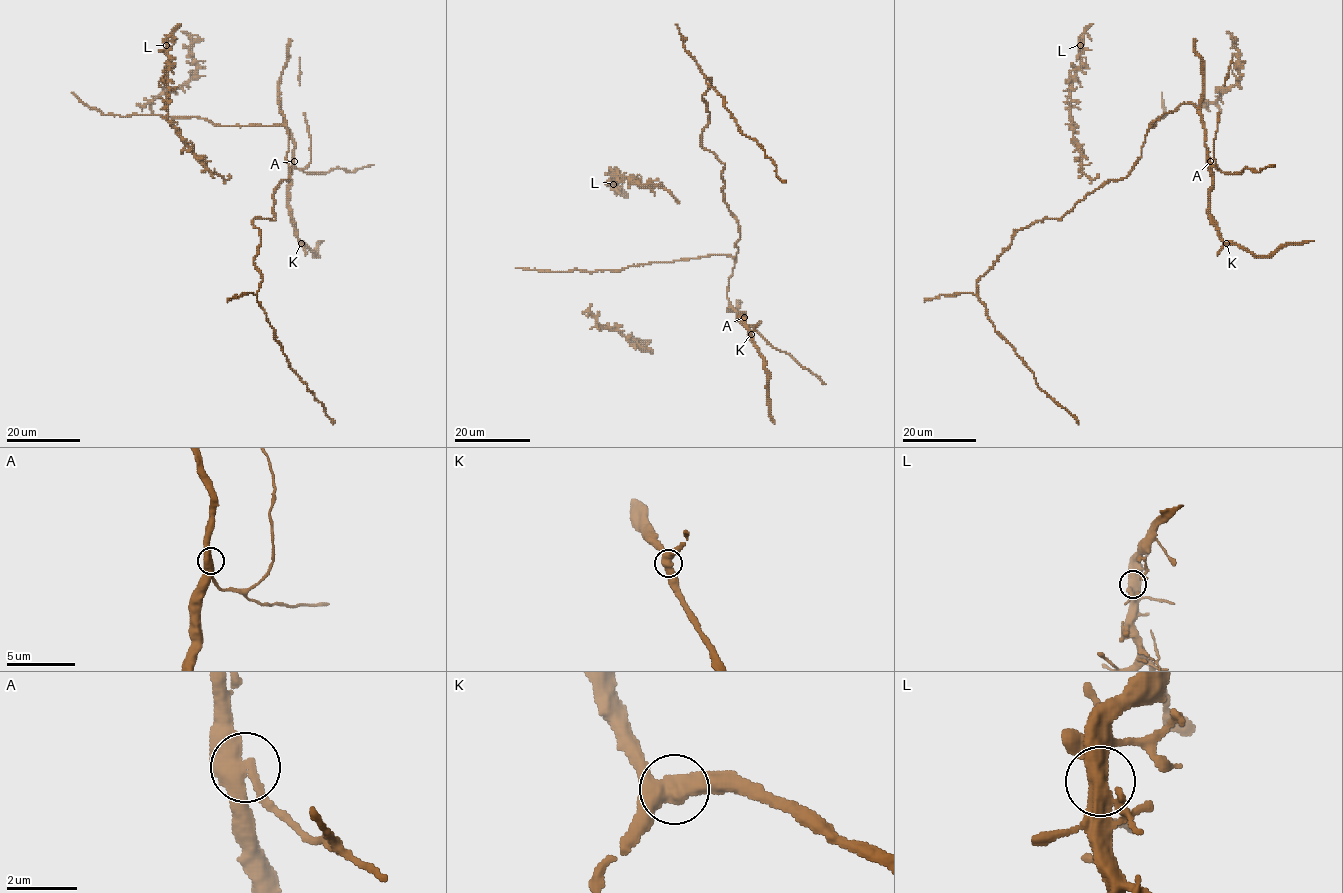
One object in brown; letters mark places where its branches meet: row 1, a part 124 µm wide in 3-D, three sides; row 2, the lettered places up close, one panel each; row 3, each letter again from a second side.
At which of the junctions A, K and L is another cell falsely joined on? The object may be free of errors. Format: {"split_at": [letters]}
{"split_at": []}

